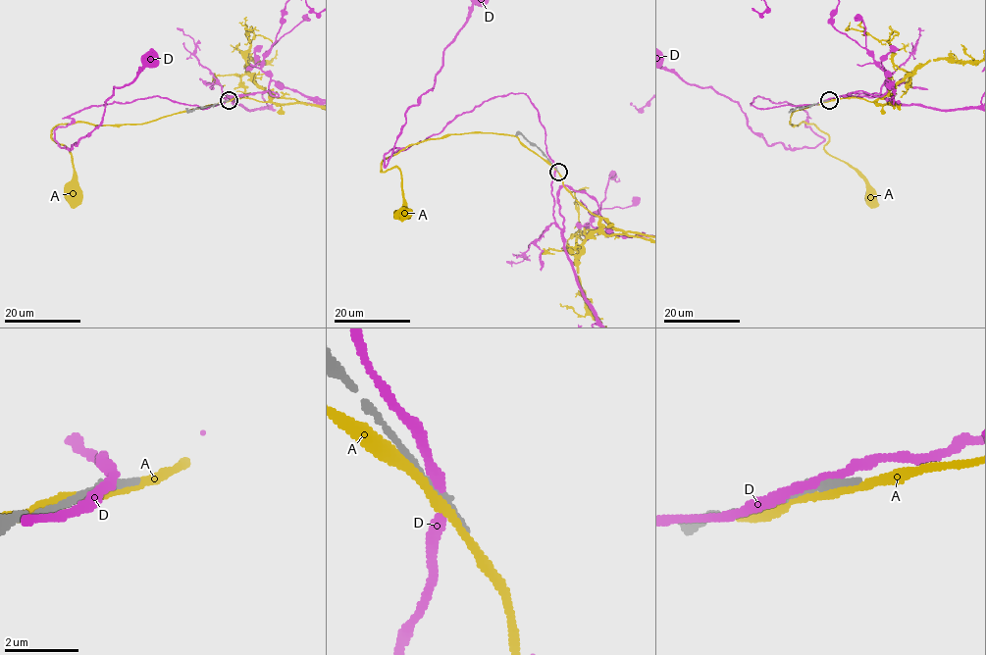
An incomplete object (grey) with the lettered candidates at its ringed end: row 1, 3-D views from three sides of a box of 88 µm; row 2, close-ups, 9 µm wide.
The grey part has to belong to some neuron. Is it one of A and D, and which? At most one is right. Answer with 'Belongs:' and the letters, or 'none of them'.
Belongs: none of them

